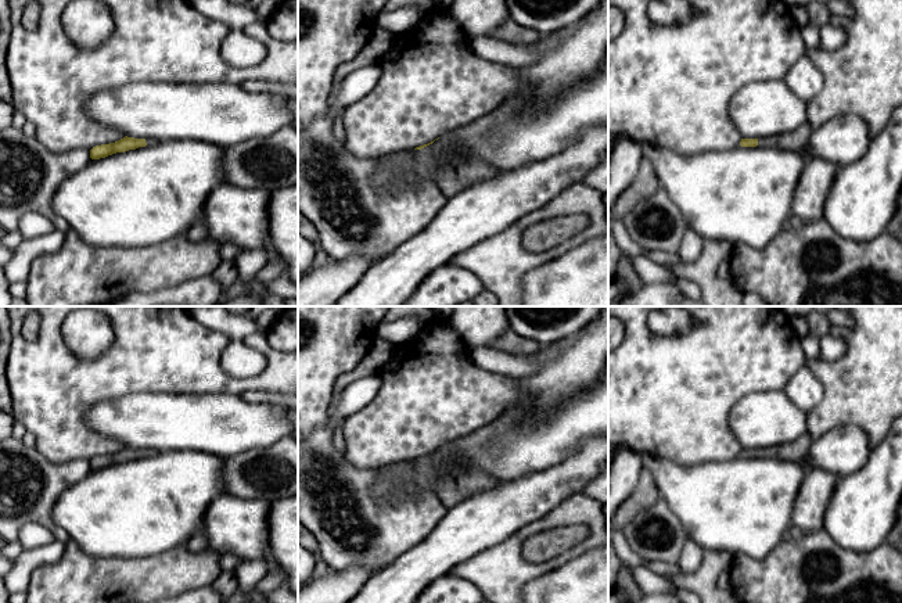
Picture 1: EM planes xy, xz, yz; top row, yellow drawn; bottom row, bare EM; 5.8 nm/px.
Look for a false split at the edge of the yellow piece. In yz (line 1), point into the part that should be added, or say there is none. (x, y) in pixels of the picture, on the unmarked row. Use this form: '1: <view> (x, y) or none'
1: yz (796, 451)

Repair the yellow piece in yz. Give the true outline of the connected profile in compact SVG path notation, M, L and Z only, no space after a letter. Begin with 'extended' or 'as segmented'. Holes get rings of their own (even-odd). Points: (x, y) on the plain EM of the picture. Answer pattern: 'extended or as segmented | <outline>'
extended | M806 431L799 438L788 444L781 444L763 449L741 449L739 457L776 457L779 460L791 460L795 463L802 463L811 446L811 442L812 438Z

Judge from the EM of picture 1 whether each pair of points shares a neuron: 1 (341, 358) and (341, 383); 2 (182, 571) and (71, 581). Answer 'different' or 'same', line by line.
1: different
2: same

